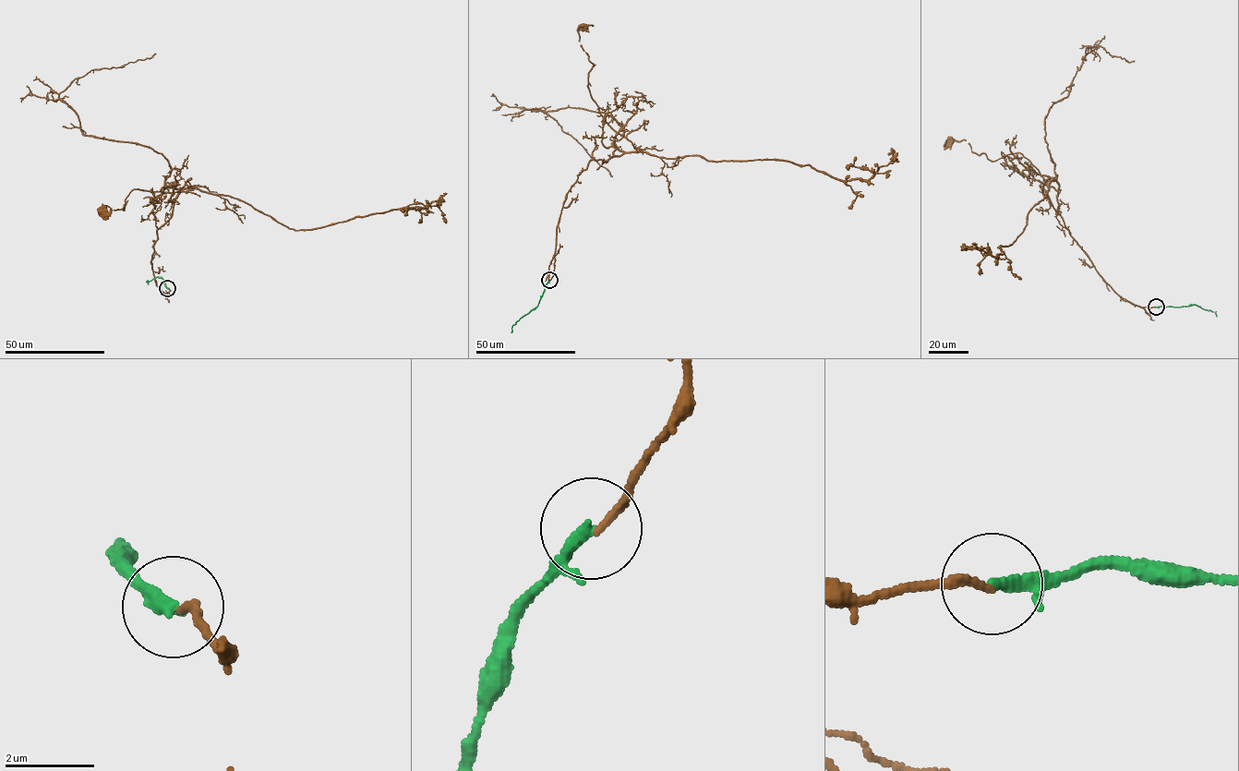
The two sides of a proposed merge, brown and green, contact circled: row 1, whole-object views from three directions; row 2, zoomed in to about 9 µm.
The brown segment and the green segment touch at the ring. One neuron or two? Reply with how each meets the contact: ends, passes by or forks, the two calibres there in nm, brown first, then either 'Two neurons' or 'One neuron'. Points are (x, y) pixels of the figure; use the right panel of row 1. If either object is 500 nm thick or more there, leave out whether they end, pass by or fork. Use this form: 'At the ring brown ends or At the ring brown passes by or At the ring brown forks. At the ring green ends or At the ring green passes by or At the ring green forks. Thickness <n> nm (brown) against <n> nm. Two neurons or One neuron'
At the ring brown ends. At the ring green passes by. Thickness 170 nm (brown) against 200 nm. Two neurons

